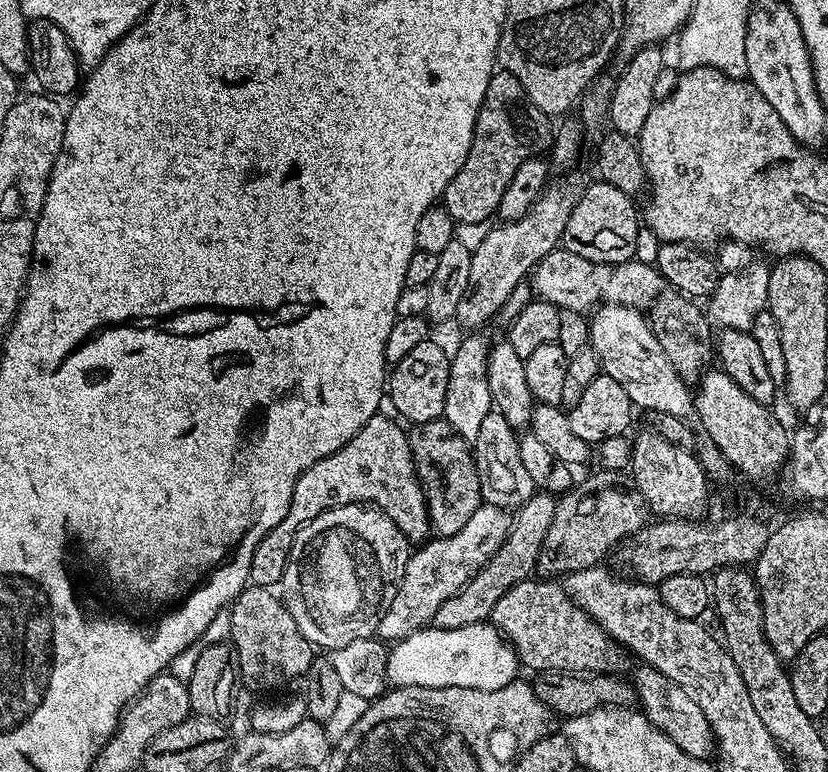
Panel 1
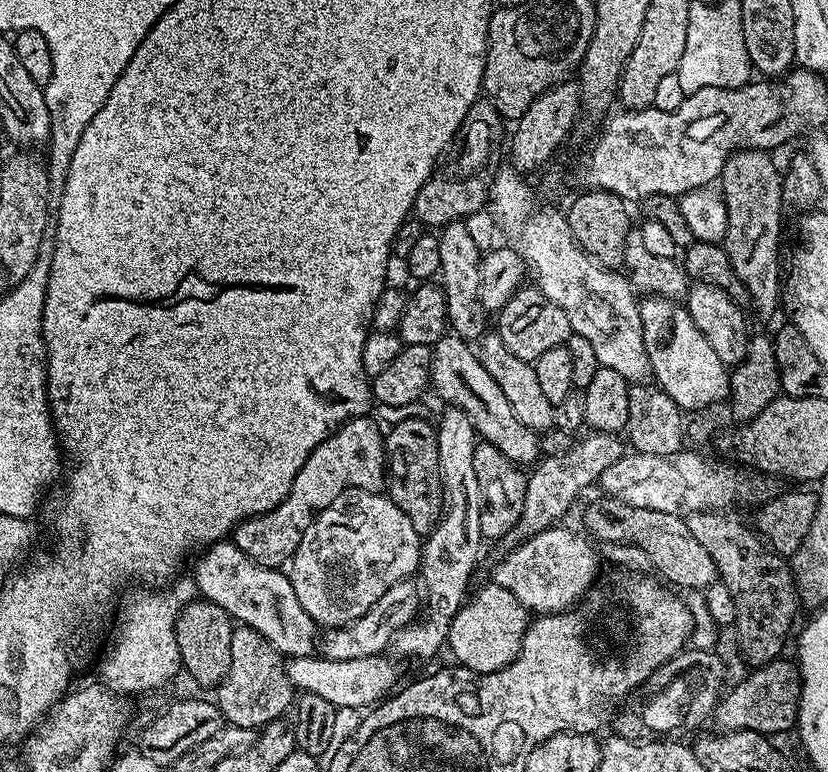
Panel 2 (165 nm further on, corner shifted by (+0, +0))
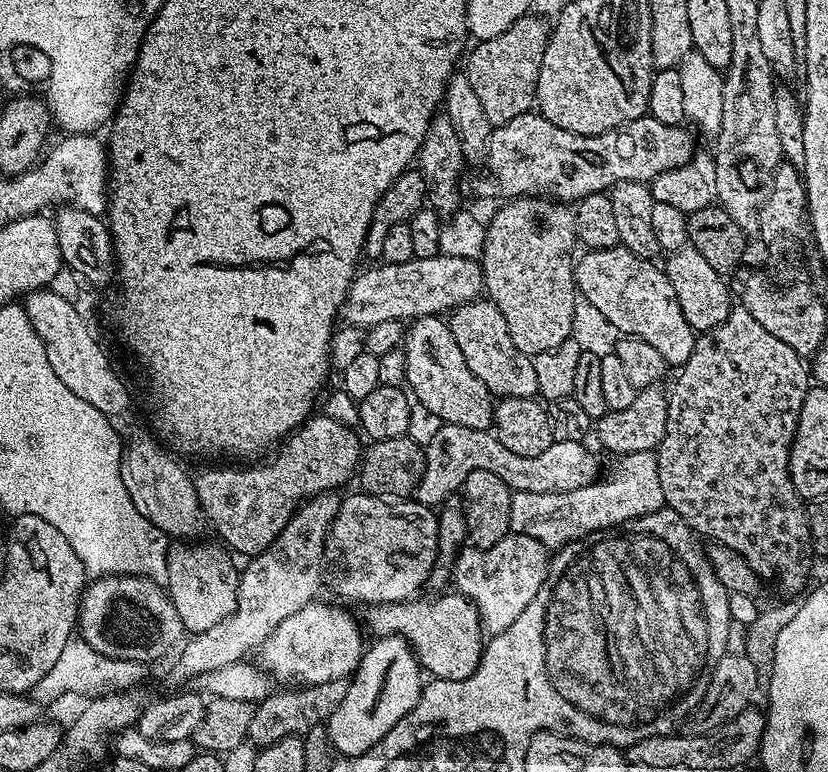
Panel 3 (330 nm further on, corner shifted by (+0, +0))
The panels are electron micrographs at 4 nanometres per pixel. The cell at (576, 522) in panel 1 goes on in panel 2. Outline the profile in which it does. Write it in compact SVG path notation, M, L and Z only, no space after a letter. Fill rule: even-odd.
M611 498L599 499L589 506L588 520L598 535L605 536L605 541L623 542L640 547L646 552L651 567L657 568L661 572L659 575L669 585L678 584L682 588L703 590L717 583L714 558L710 558L710 554L706 554L706 546L702 546L702 542L698 542L698 538L690 534L690 526L683 515L662 510L635 508ZM612 512L616 512L616 516Z

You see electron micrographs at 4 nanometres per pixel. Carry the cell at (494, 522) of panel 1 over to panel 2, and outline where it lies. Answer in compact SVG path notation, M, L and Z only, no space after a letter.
M411 579L400 580L362 618L350 622L341 628L329 628L322 636L322 652L329 660L349 660L350 658L366 658L367 656L379 656L385 651L384 647L393 643L393 637L400 628L407 626L418 616L421 607L421 597L418 588Z

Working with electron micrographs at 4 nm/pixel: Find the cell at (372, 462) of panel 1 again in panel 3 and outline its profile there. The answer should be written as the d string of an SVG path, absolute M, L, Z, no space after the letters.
M316 414L279 445L276 460L269 464L256 462L248 469L208 468L195 473L197 497L205 521L210 526L212 523L213 530L233 553L241 552L244 558L251 558L264 552L282 534L301 501L311 500L320 493L335 493L351 476L353 479L357 475L362 443L356 434L353 429L342 426L342 422Z

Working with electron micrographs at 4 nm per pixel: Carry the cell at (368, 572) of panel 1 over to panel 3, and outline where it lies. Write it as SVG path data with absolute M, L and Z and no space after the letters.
M357 491L357 496L344 496L340 509L328 528L325 542L326 564L332 567L336 579L336 592L348 600L357 600L363 606L373 604L403 604L415 597L420 587L425 587L428 575L437 560L439 522L437 513L429 505L418 504L415 499L404 498L393 502L388 498L369 496Z

